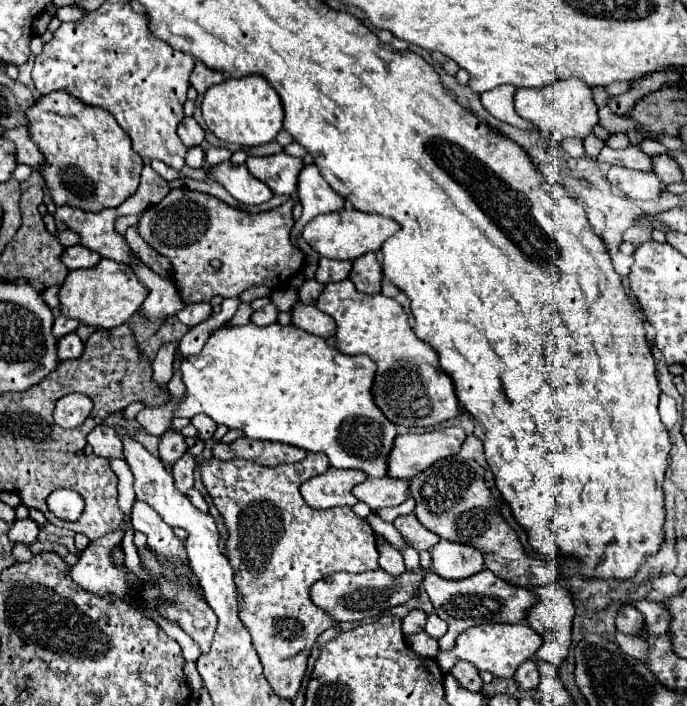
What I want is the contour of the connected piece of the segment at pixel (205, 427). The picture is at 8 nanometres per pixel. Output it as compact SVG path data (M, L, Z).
M194 416L192 424L198 428L198 436L196 438L200 438L200 440L210 440L214 430L216 430L216 426L218 426L208 416Z

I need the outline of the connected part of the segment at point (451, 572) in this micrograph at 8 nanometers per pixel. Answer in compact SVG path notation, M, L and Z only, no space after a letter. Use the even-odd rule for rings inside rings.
M440 540L432 550L432 570L446 580L462 580L484 570L482 554L476 548Z

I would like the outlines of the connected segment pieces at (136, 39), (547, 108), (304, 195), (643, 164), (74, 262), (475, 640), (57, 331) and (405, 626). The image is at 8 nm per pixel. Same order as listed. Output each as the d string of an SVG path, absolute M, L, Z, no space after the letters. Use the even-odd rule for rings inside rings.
M104 2L98 10L88 12L80 22L64 22L54 38L44 44L40 56L36 56L32 68L32 80L40 94L50 94L54 90L66 90L86 104L96 104L108 110L120 128L132 138L132 148L140 158L162 160L174 170L186 166L188 148L176 134L176 126L184 118L182 106L186 102L186 92L190 88L190 74L194 70L194 58L180 50L174 50L164 40L156 38L150 30L146 14L134 12L128 2Z
M578 78L558 80L556 84L544 88L518 88L514 96L516 112L532 122L540 130L552 130L566 138L586 138L598 124L596 104L592 100L592 90Z
M316 164L304 166L300 172L300 176L298 176L298 200L304 208L304 212L295 222L291 231L291 242L297 248L299 248L297 235L304 229L304 224L310 218L314 218L318 214L340 210L344 204L344 198L330 188L330 184L322 178Z
M604 146L596 158L596 162L600 164L618 164L624 168L632 168L632 170L652 170L650 158L640 150L640 146L628 146L624 150L612 150L608 146Z
M80 244L66 248L64 254L62 254L62 262L64 262L64 266L66 266L68 270L90 268L90 266L94 266L98 260L100 260L98 252L88 250L88 248L82 248Z
M484 624L468 628L468 632L462 632L456 640L456 648L450 652L438 652L436 662L440 664L442 672L450 672L454 666L454 660L466 660L474 664L480 672L490 672L494 678L514 678L520 664L534 658L534 654L540 650L542 638L528 626L528 624Z
M58 316L56 320L54 320L54 326L52 326L52 334L54 334L54 338L56 340L60 340L62 336L66 336L66 334L70 334L70 332L74 332L78 328L78 320L70 320L70 318L66 318L66 316Z
M410 610L409 614L402 619L402 632L404 632L404 636L420 632L420 630L424 630L424 624L426 624L426 612Z

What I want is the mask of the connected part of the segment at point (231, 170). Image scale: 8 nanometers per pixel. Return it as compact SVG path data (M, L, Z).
M224 162L216 168L210 168L212 178L222 184L240 204L256 206L262 202L268 202L274 192L266 184L262 184L258 178L254 178L244 164L234 166L232 162Z

